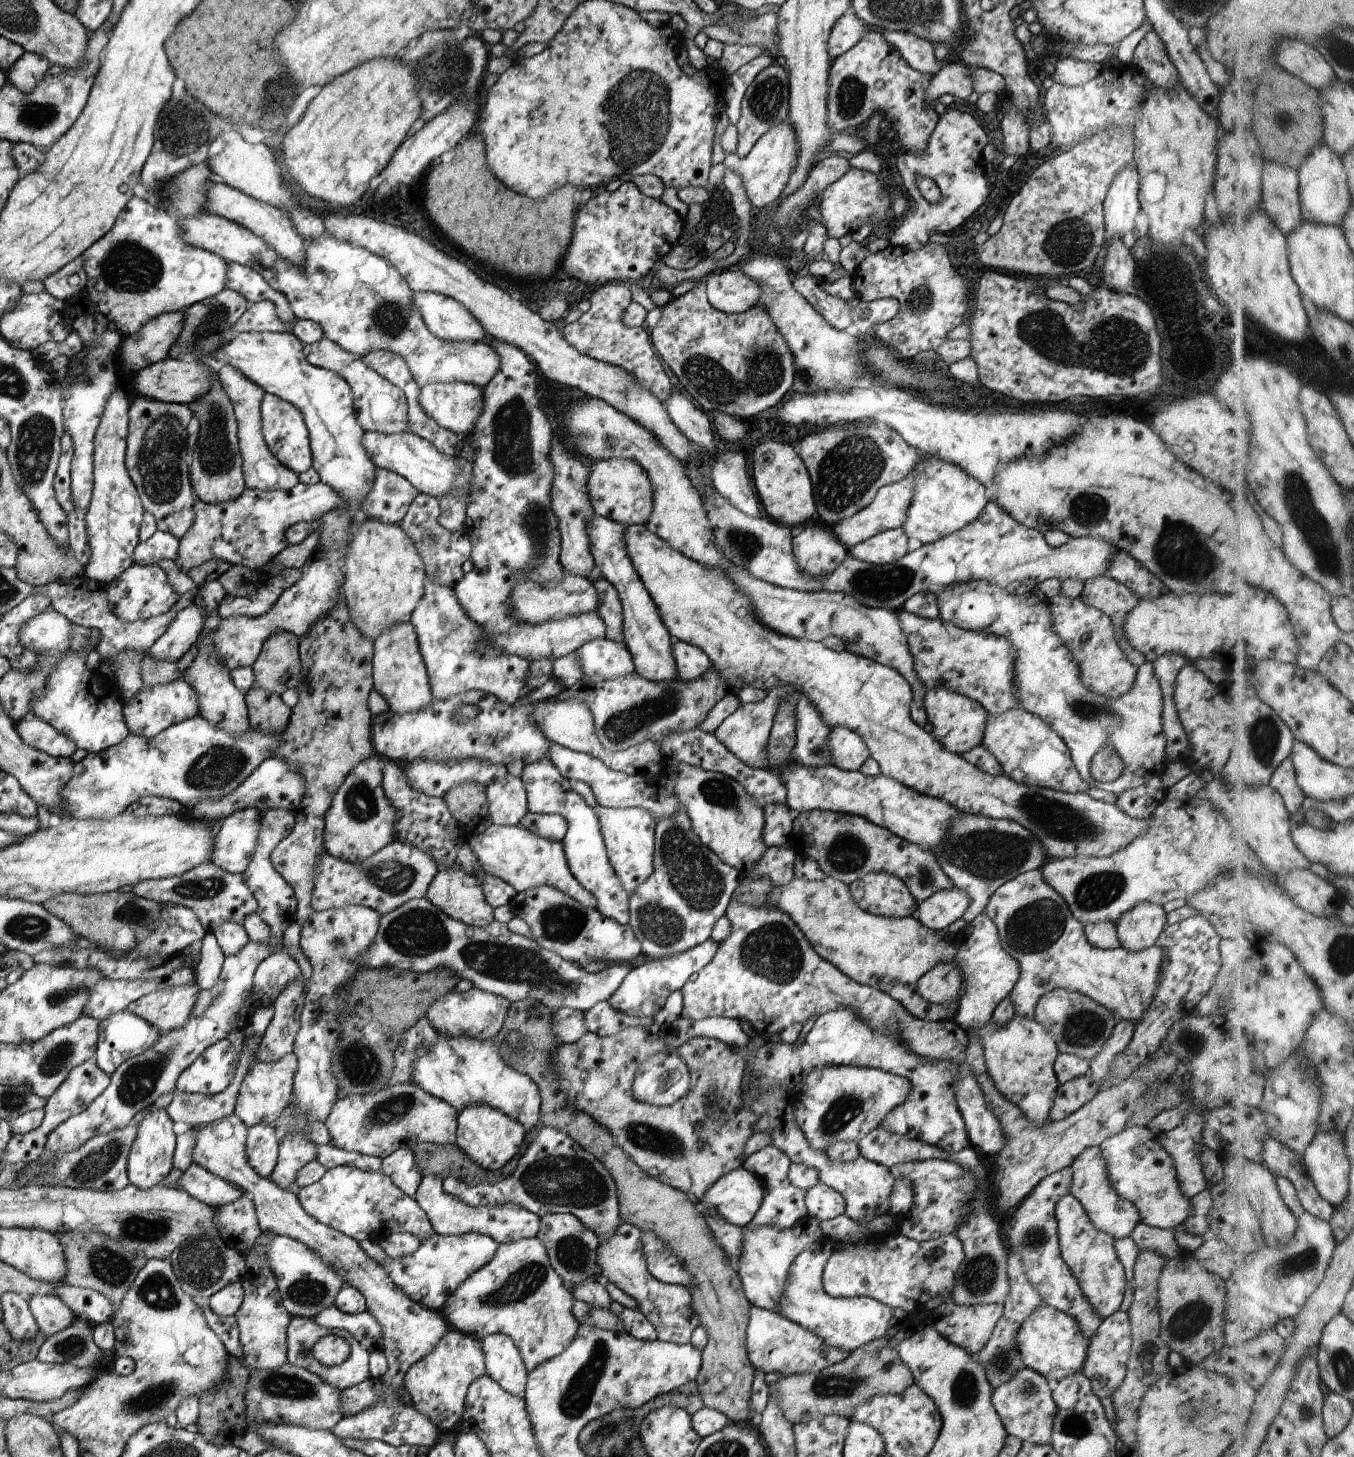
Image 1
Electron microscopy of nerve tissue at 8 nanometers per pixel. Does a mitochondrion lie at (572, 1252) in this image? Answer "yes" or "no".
yes

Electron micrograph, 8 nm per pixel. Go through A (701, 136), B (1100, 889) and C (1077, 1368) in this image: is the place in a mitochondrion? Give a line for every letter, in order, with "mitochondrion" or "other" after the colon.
A: other
B: mitochondrion
C: other

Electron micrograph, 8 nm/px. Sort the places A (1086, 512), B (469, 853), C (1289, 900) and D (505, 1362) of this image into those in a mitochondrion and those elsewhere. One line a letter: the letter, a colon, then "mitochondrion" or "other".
A: mitochondrion
B: other
C: other
D: other

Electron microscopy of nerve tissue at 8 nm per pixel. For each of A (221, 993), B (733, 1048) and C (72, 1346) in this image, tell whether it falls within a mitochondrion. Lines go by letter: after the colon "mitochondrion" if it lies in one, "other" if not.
A: mitochondrion
B: other
C: mitochondrion

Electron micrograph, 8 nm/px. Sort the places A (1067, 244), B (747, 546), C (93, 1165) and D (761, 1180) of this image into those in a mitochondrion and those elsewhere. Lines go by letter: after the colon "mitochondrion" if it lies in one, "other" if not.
A: mitochondrion
B: mitochondrion
C: mitochondrion
D: other

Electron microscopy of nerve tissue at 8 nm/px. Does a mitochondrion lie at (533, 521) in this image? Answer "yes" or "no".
yes

